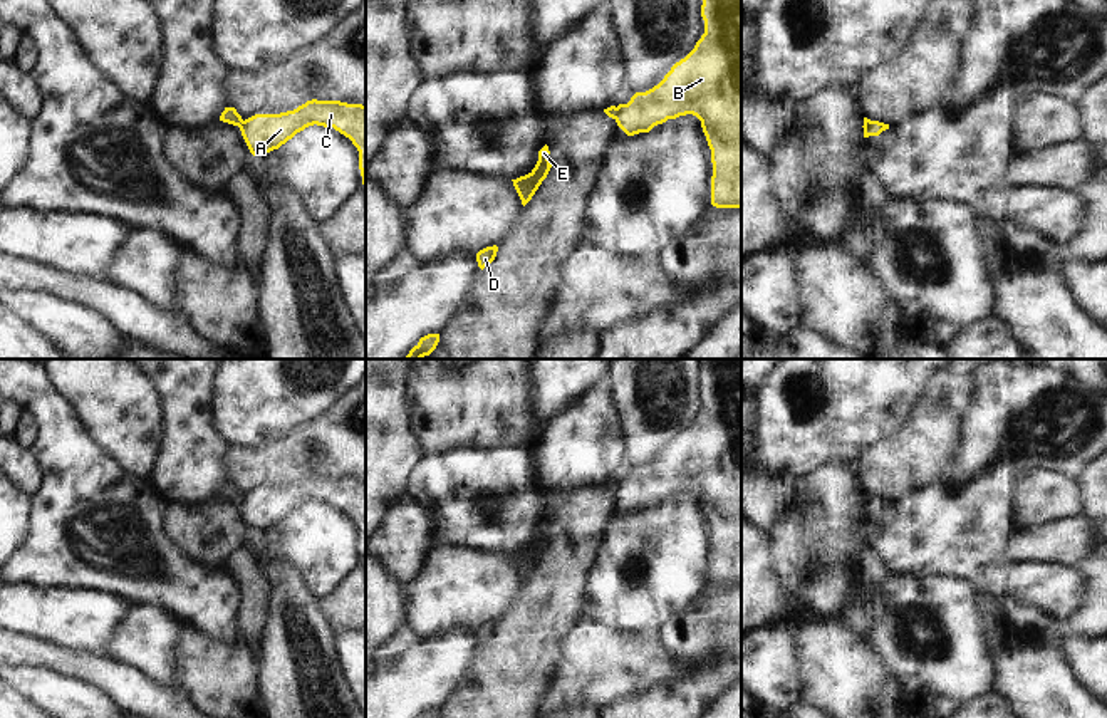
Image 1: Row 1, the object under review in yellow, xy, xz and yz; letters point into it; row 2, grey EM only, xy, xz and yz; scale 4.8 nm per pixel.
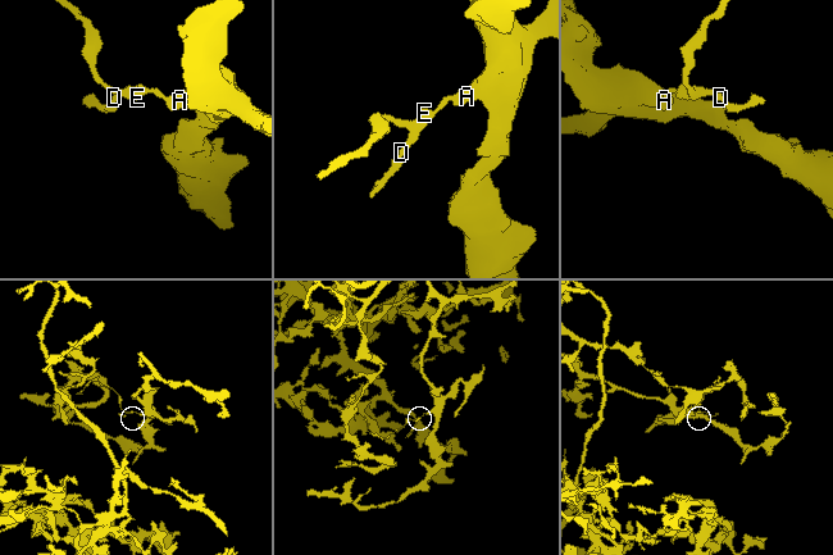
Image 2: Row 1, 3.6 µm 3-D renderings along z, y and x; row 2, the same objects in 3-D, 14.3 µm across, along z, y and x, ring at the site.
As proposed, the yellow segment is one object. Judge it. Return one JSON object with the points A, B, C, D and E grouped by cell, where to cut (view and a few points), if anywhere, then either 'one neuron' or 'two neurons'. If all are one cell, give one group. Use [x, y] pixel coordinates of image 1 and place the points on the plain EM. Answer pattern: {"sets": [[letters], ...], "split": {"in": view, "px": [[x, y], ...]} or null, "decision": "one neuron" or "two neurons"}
{"sets": [["A", "B", "C"], ["D", "E"]], "split": {"in": "xy", "px": [[242, 495], [239, 502]]}, "decision": "two neurons"}

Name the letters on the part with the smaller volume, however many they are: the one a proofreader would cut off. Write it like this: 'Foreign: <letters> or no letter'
Foreign: D, E

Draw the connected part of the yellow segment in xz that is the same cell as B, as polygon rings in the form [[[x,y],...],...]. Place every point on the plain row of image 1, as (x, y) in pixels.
[[[703,359],[701,376],[704,409],[694,424],[657,461],[619,480],[616,498],[634,512],[668,495],[696,492],[711,525],[711,580],[741,584],[741,359]]]

